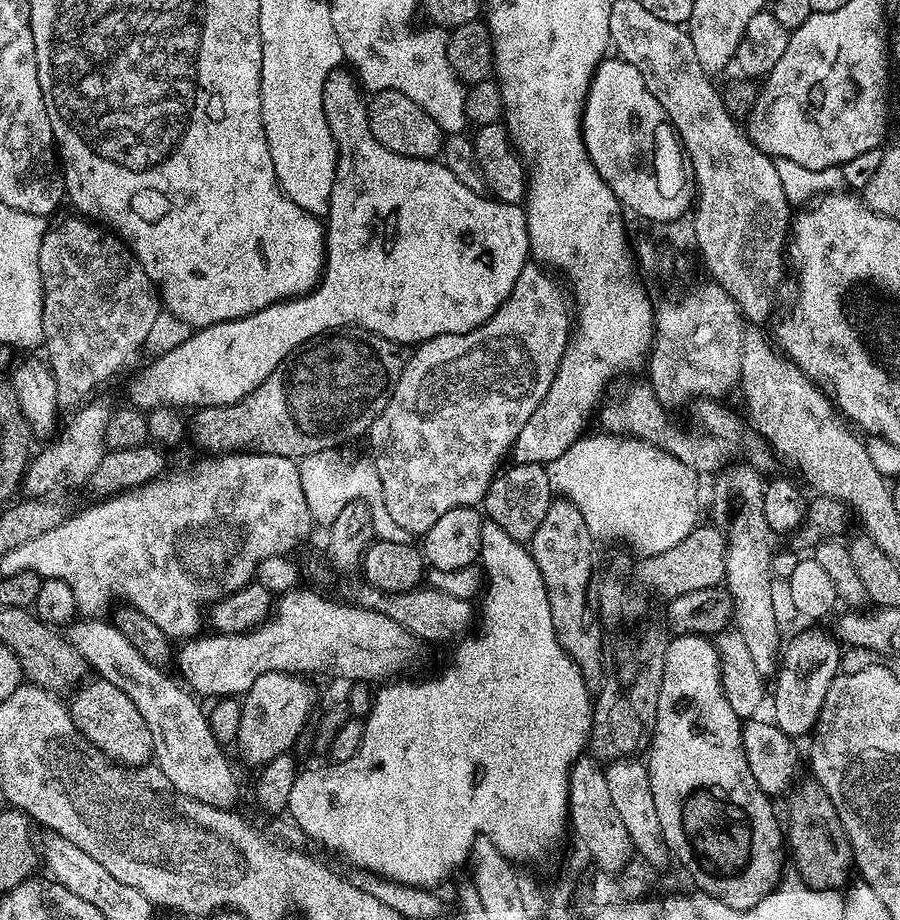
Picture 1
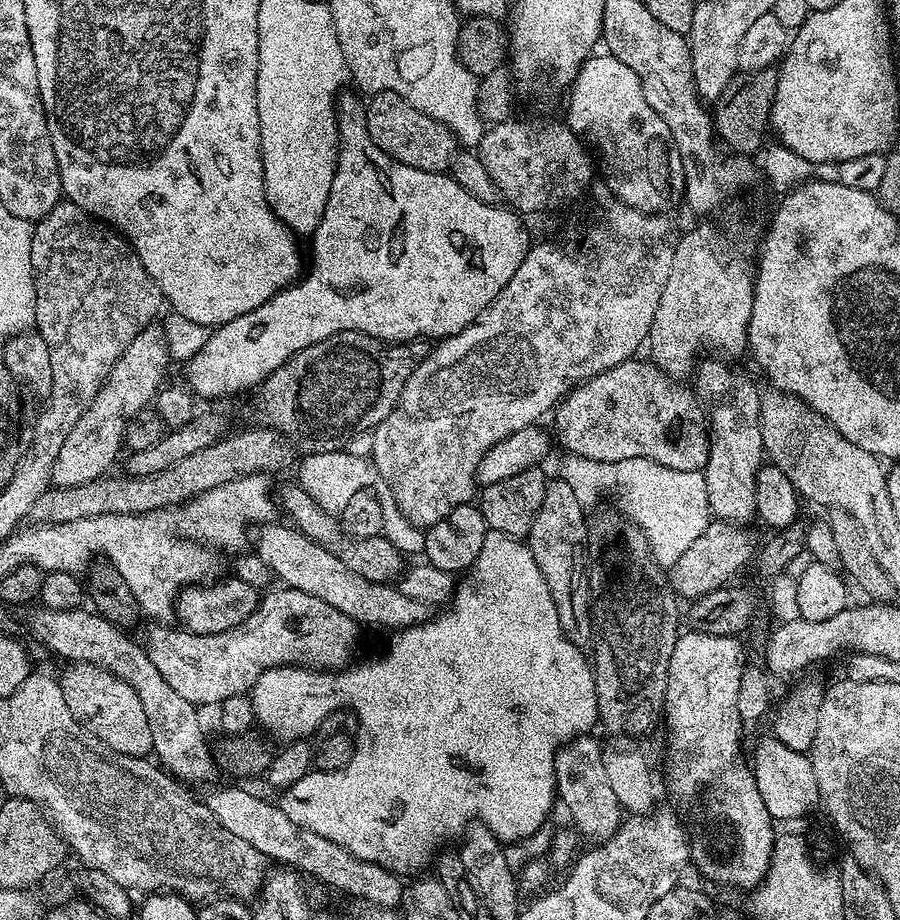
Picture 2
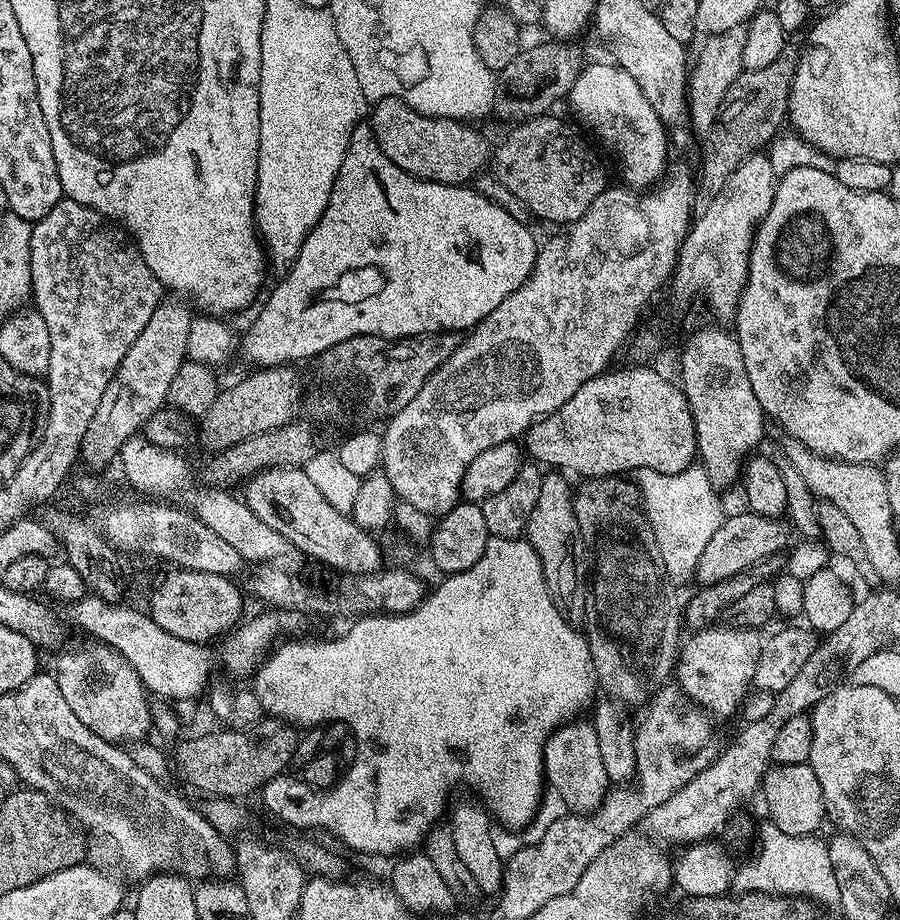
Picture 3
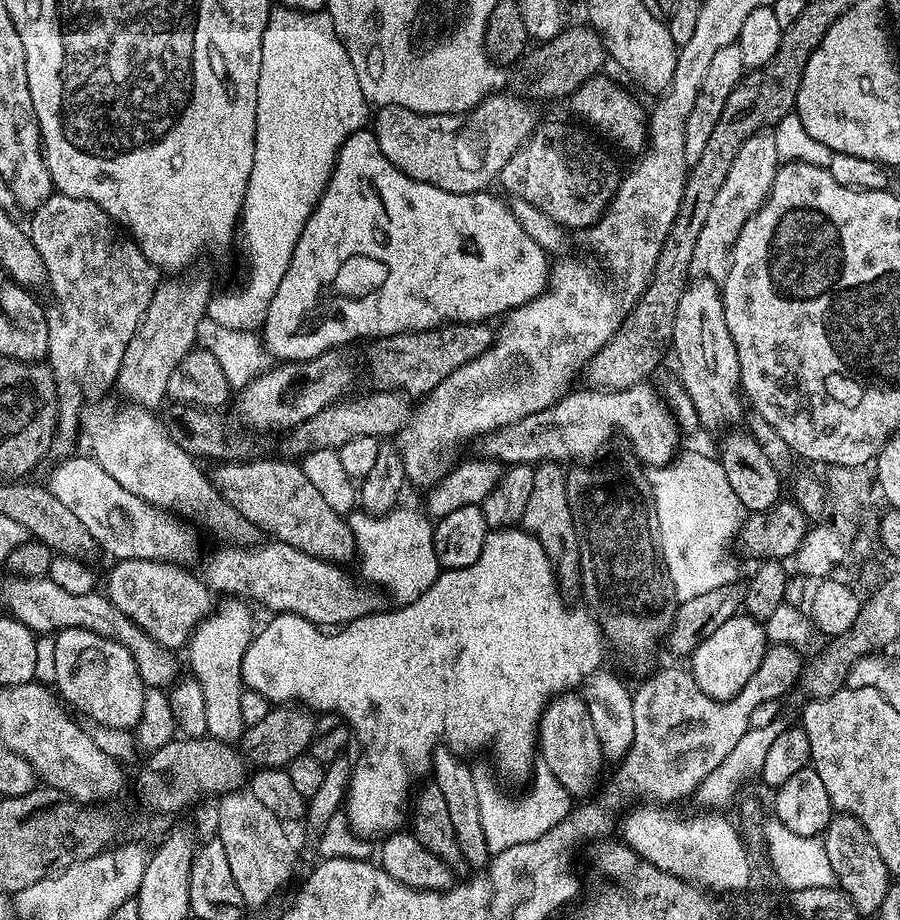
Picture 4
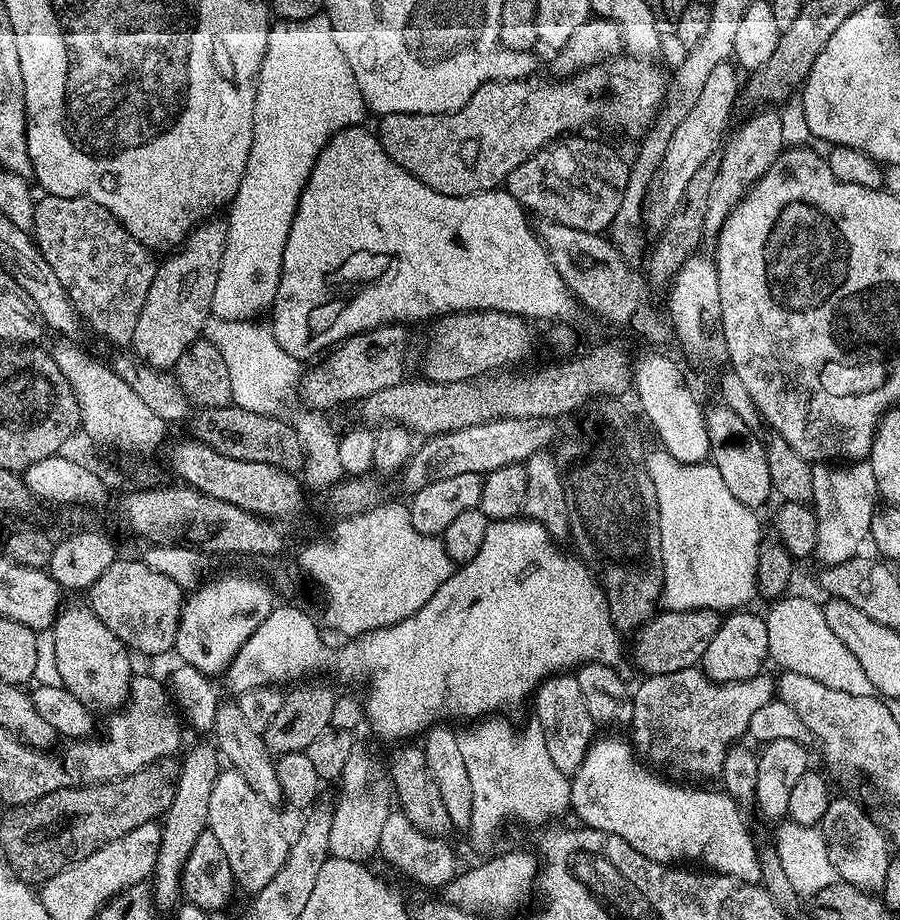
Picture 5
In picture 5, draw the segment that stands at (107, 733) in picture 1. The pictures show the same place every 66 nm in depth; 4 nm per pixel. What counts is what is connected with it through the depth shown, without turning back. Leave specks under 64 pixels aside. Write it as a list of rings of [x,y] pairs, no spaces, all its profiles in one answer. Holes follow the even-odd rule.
[[[82,602],[72,604],[69,608],[68,605],[61,607],[51,630],[61,685],[88,709],[97,713],[108,714],[113,710],[123,709],[134,675],[131,660],[133,657],[130,655],[128,645],[123,644],[114,634],[114,630],[107,628],[92,613],[91,607]]]

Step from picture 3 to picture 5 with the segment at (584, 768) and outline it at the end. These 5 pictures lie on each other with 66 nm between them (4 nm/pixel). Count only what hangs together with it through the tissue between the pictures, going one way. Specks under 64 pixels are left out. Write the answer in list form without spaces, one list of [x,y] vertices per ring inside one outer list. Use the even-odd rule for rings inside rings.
[[[574,674],[548,676],[538,685],[534,693],[536,712],[534,718],[545,731],[547,751],[558,770],[567,774],[574,773],[582,766],[588,748],[594,739],[592,731],[598,728],[596,721],[590,718],[590,710],[582,699],[582,689],[578,687],[578,678]]]

